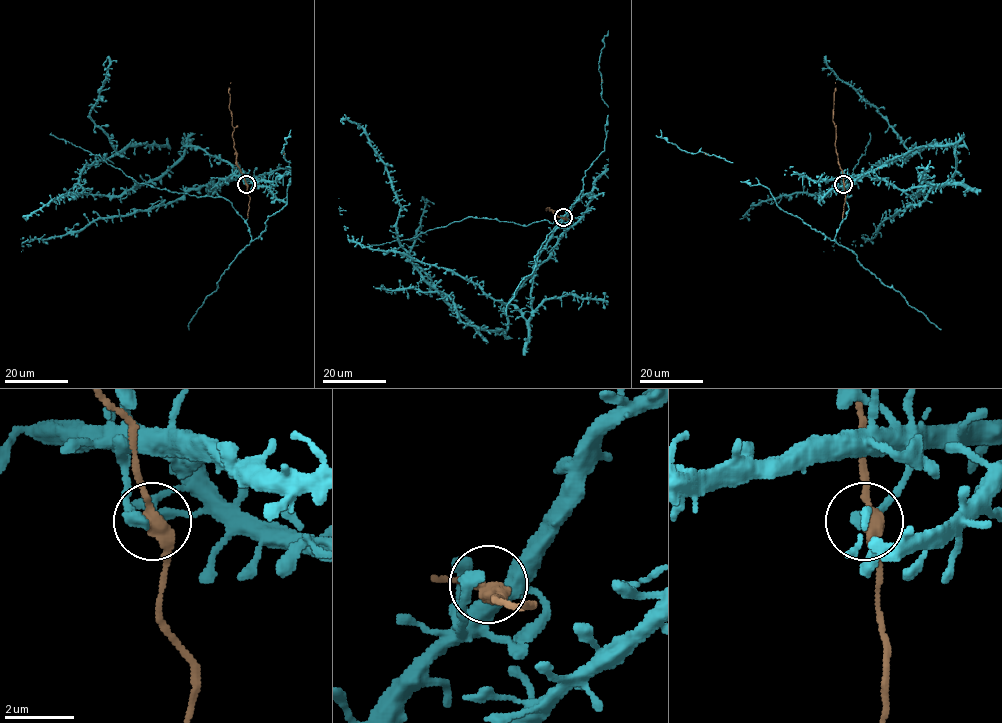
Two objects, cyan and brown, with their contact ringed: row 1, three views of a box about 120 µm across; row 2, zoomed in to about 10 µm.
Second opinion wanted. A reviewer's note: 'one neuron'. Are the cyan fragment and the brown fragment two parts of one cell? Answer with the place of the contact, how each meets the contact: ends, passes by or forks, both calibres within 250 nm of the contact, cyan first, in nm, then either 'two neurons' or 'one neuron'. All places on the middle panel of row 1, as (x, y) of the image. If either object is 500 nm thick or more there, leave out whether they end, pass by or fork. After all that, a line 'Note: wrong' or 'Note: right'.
(563, 217) | cyan ends | brown passes by | 360/360 nm | one neuron
Note: right

